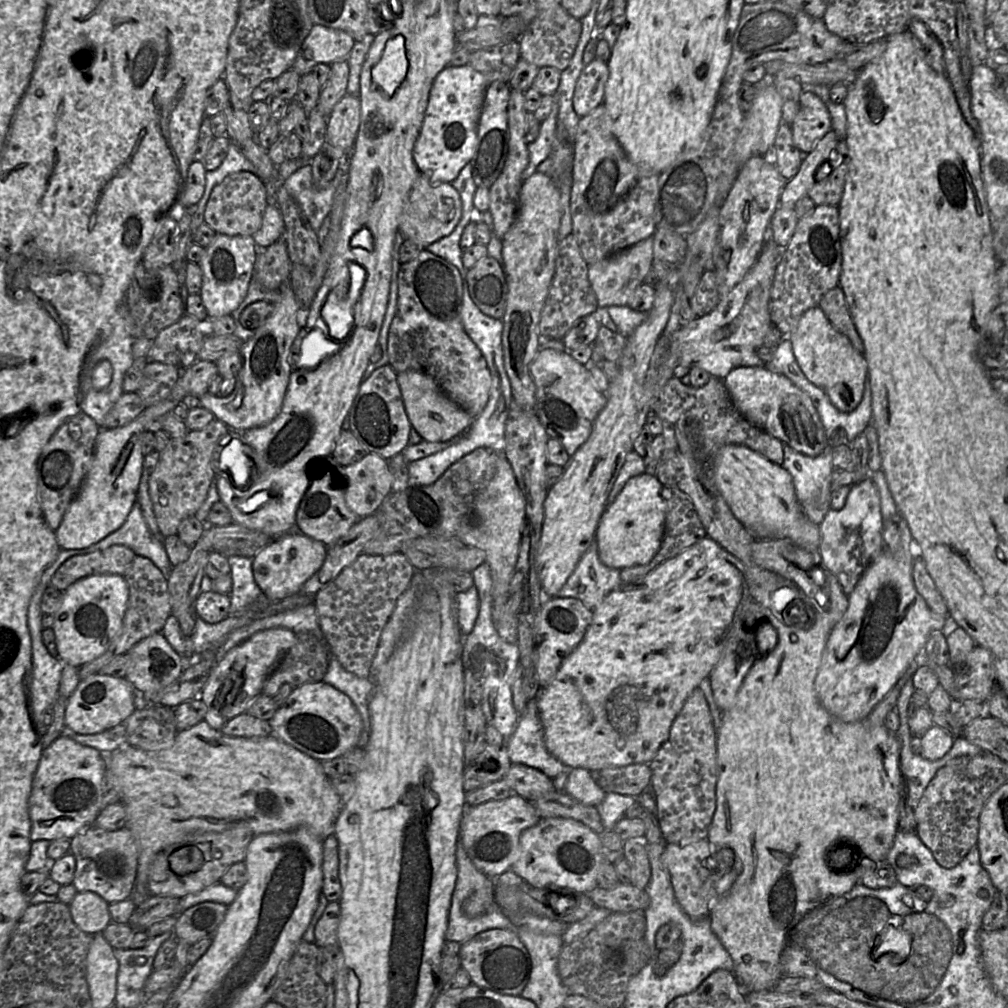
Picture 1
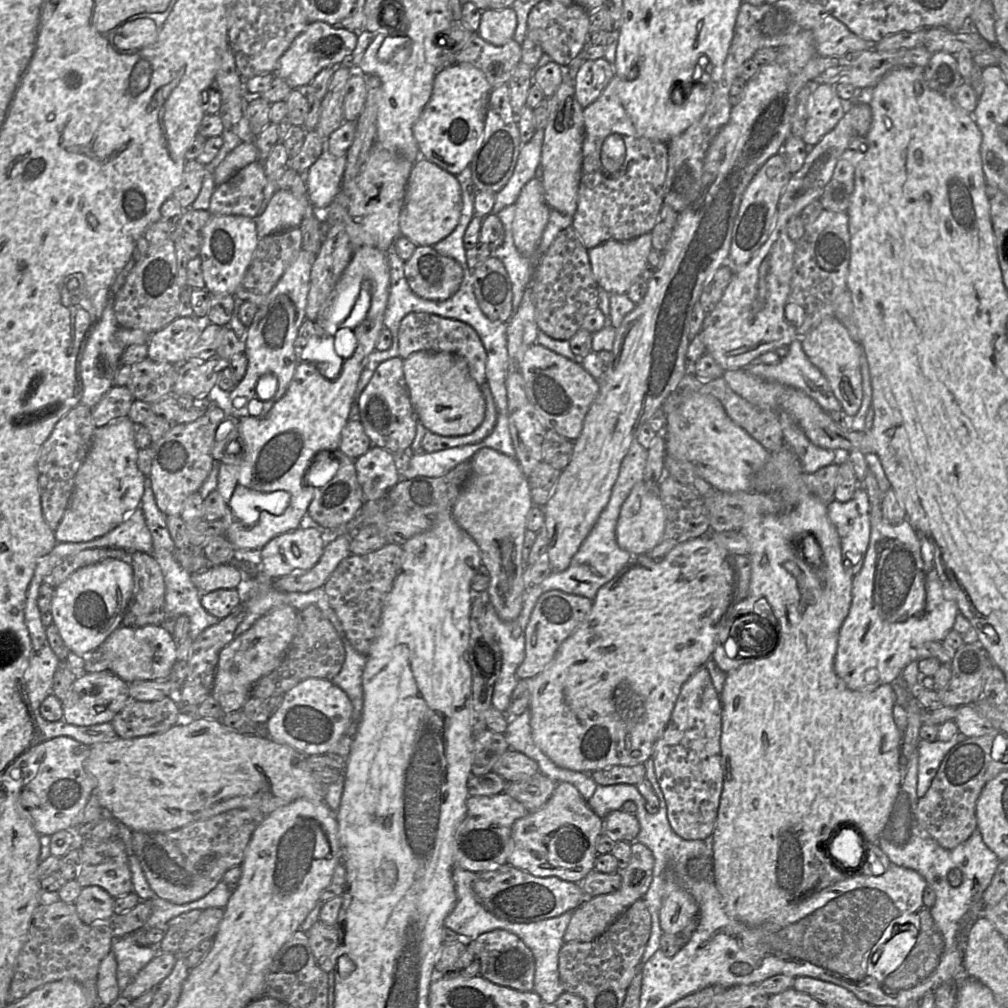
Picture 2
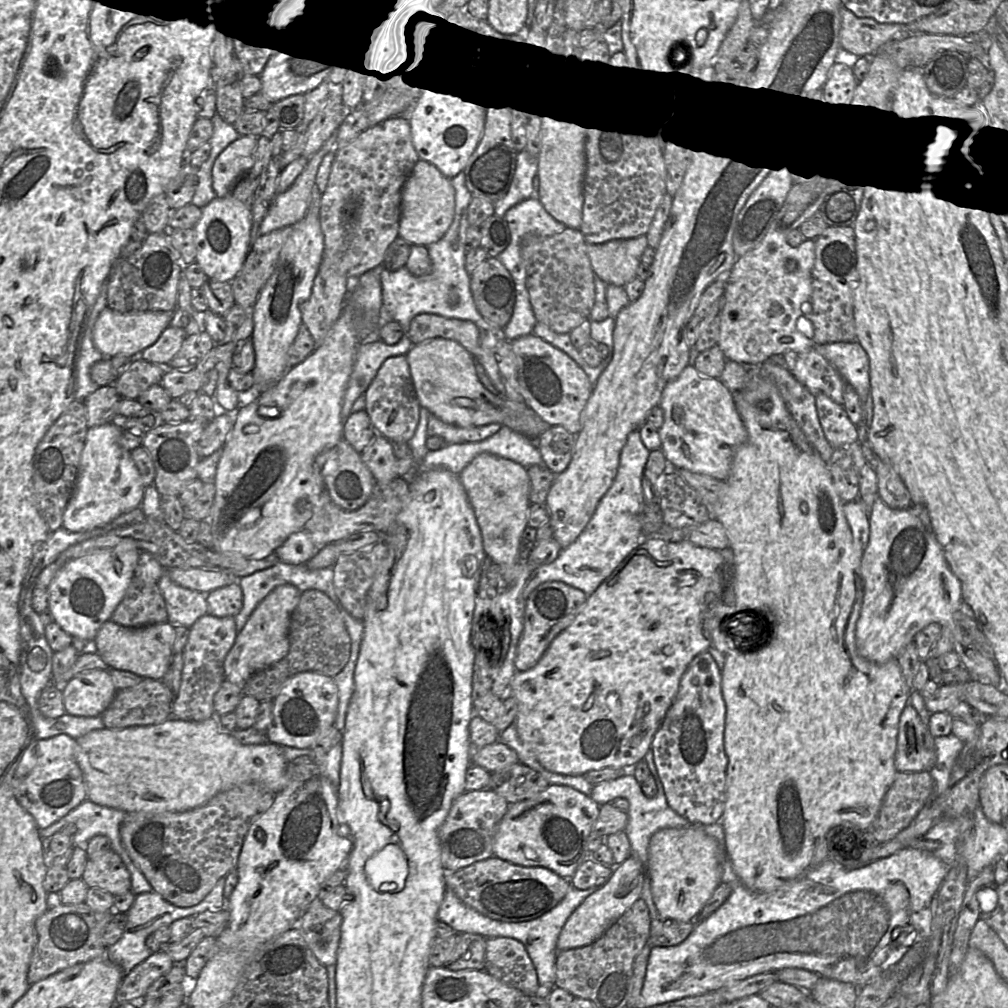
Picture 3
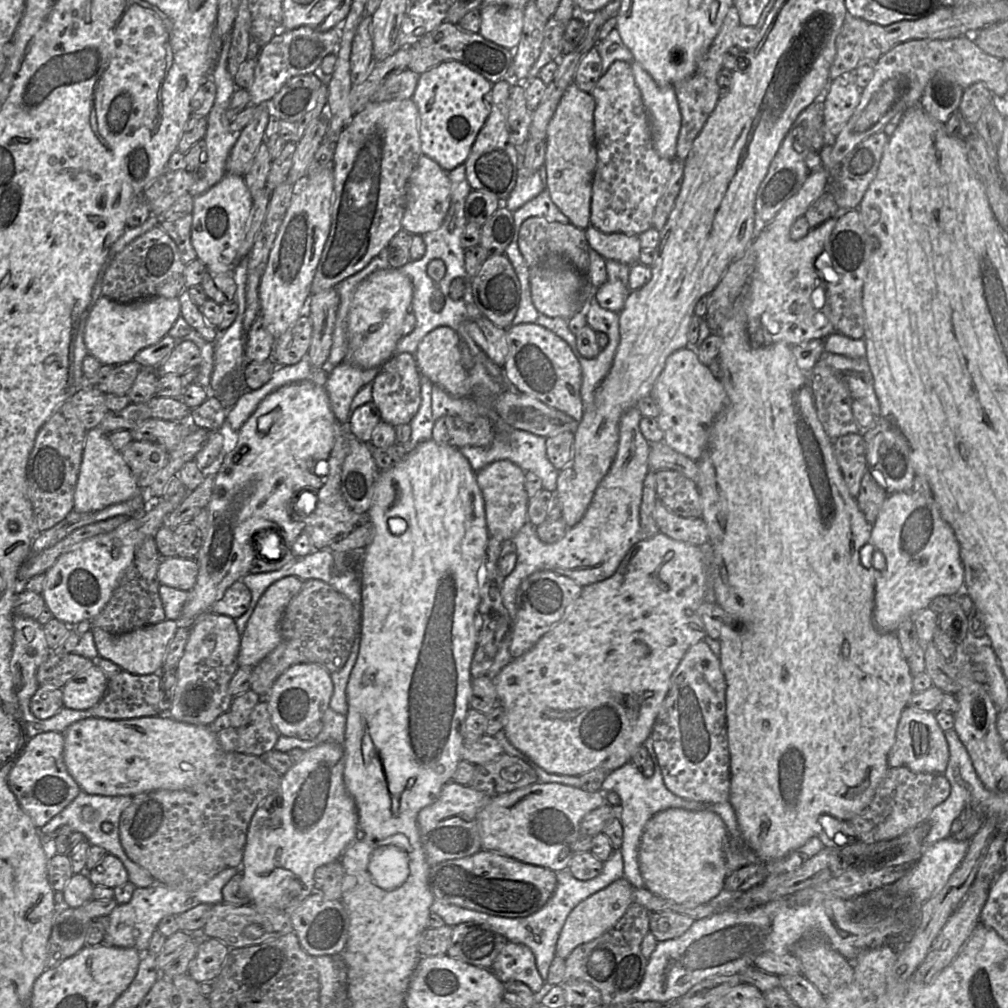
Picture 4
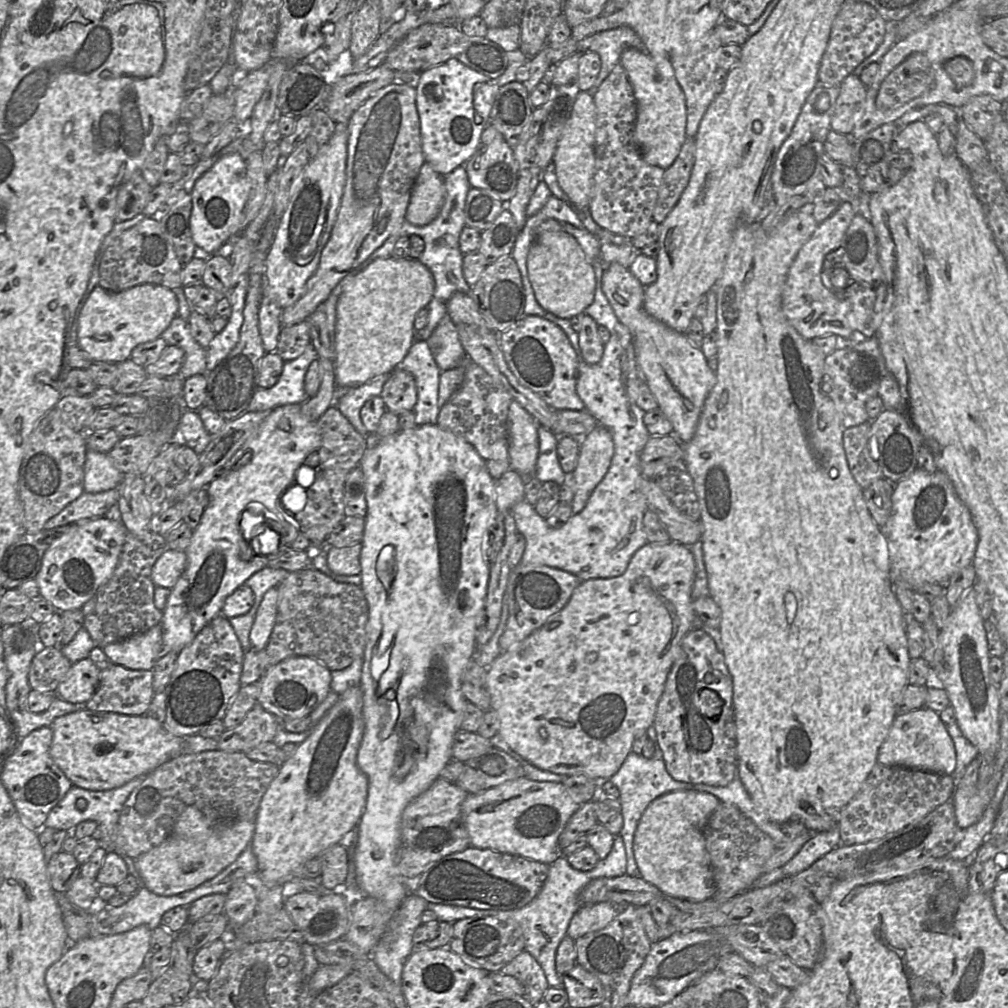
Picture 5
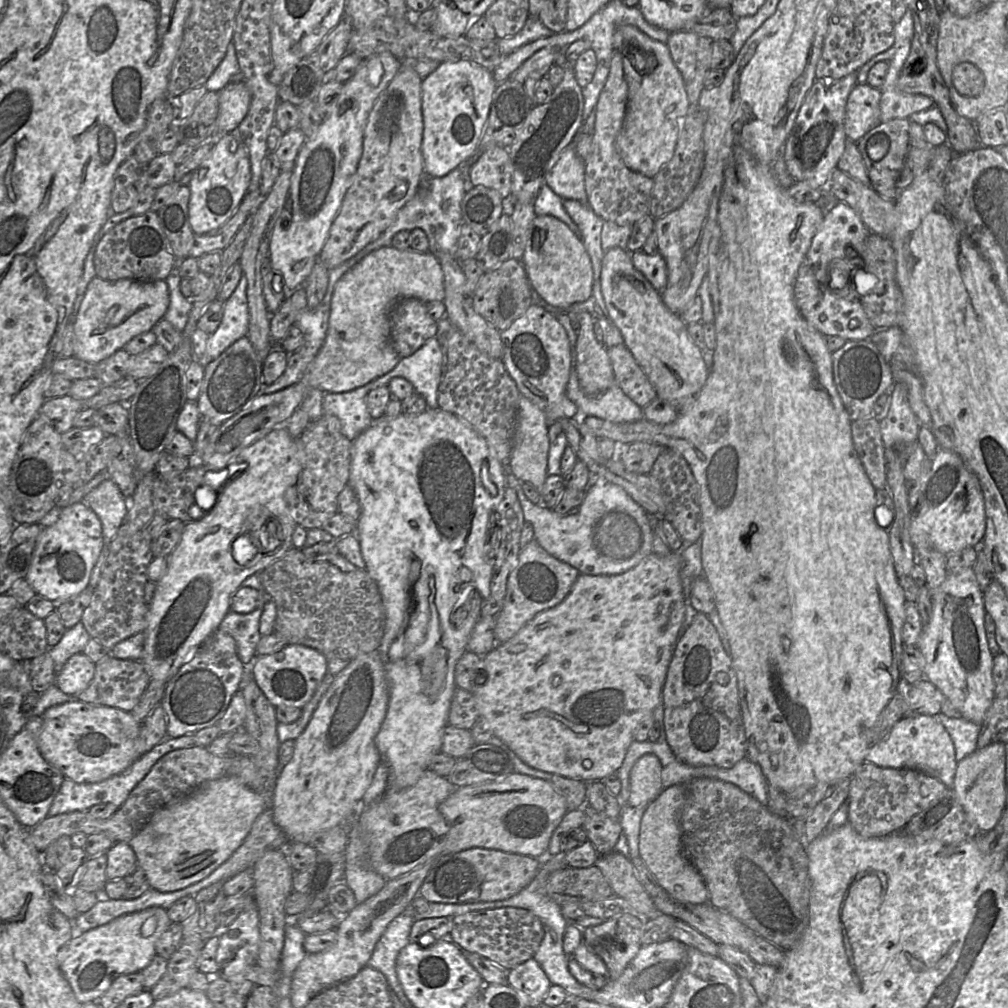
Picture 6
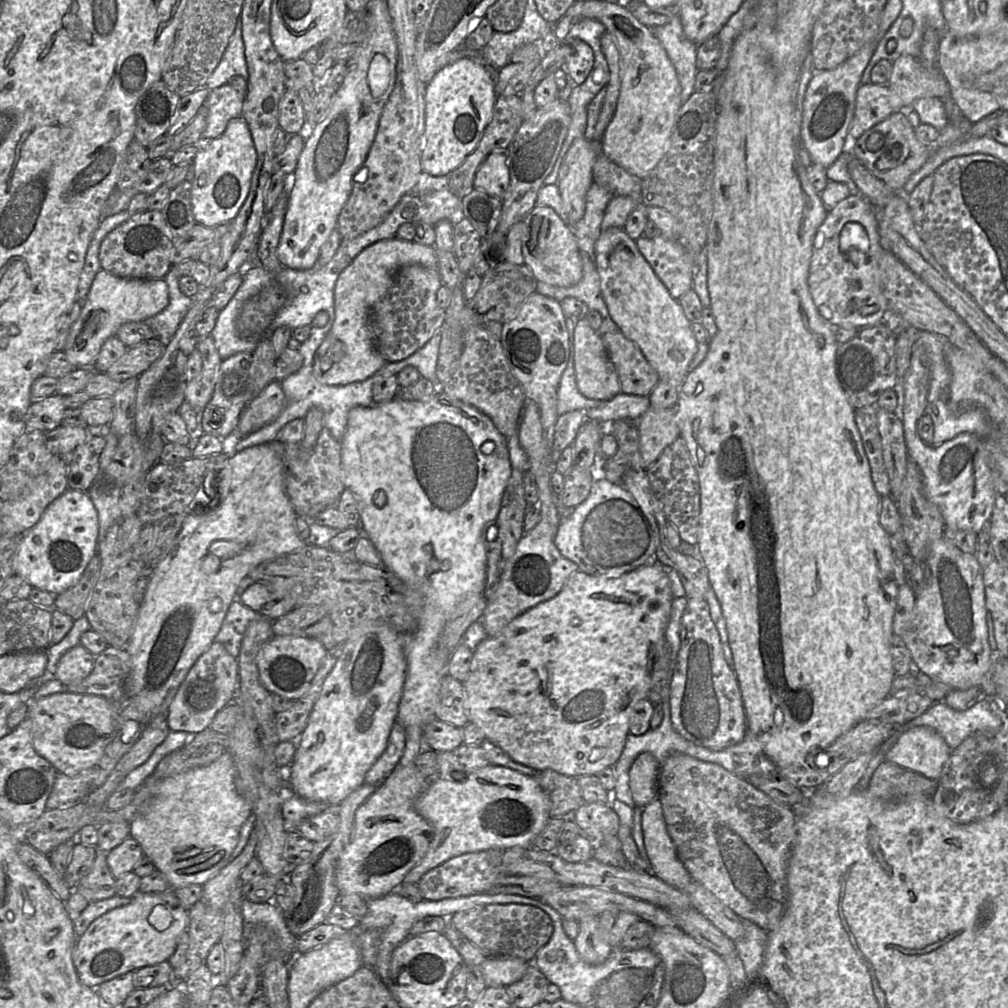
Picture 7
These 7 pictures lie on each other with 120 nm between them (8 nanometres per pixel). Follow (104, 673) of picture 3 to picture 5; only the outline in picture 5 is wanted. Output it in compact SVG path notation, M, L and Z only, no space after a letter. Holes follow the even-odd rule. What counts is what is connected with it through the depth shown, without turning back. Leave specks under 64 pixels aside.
M89 658L75 662L59 683L57 695L70 703L88 702L98 687L100 671Z

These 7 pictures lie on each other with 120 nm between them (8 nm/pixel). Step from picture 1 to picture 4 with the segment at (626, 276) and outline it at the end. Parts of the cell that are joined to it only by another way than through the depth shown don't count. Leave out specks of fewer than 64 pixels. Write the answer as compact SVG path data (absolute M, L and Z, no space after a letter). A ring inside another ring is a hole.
M589 226L585 233L589 247L605 260L615 260L627 265L639 262L641 250L639 235L606 234L593 226Z

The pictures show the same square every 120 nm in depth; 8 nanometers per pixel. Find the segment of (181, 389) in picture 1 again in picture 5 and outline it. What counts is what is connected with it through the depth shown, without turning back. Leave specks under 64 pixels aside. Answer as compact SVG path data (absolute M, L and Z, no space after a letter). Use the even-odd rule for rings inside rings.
M87 450L84 463L83 488L87 493L116 489L124 477L112 464L107 453Z

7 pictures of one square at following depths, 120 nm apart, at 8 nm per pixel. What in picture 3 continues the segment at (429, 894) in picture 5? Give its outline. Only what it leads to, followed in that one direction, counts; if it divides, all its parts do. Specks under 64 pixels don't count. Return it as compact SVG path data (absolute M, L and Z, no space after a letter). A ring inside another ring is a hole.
M496 856L456 871L445 872L446 889L452 890L466 905L502 922L524 922L554 908L567 894L571 883L544 867L524 867Z

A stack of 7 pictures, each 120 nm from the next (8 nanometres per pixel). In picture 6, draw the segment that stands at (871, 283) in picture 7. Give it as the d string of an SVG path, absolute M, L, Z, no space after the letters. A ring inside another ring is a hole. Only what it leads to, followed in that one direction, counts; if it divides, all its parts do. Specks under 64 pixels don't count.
M839 201L825 214L799 267L794 283L795 304L807 323L825 337L840 336L845 340L865 340L875 331L852 283L852 275L856 273L854 268L863 267L862 243L870 233L856 211L847 203ZM844 254L853 257L851 262L842 261L841 256ZM833 266L848 275L849 282L842 289L832 289L829 286L829 269Z

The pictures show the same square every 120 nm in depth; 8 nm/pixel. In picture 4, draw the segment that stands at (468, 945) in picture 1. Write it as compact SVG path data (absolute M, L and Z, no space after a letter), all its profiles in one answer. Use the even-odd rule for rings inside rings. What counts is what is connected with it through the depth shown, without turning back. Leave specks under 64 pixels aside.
M508 941L495 958L490 971L502 982L520 981L534 993L544 985L531 949L522 943Z

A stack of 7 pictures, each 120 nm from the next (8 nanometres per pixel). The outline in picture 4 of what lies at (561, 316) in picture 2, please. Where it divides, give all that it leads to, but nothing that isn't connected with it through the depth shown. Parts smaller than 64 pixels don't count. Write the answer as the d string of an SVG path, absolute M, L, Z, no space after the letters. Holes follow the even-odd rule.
M530 217L520 227L518 246L529 269L535 266L545 266L550 269L573 269L587 279L590 247L585 230L571 223L561 224L540 217Z

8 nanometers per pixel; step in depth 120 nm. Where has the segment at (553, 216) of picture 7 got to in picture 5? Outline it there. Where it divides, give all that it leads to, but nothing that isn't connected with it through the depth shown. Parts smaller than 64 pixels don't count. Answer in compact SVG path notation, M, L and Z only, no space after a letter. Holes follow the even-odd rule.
M564 231L537 232L527 257L528 278L538 304L562 319L571 319L591 305L595 294L595 273L577 240Z

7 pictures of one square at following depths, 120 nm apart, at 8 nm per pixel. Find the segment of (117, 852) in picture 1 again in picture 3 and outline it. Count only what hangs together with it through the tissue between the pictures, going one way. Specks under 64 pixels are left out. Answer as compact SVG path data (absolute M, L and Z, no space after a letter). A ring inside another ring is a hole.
M112 849L87 859L82 880L89 887L100 888L113 896L131 890L130 873L121 857Z

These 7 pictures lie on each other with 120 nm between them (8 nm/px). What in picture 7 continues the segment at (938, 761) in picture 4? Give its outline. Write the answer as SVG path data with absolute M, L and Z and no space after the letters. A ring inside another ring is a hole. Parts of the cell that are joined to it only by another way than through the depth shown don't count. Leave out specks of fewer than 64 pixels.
M905 725L898 731L900 735L885 761L937 781L951 754L944 738L927 726Z

